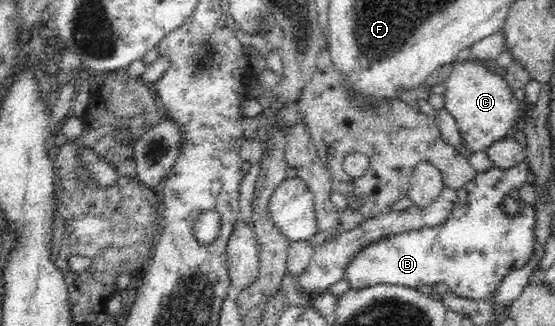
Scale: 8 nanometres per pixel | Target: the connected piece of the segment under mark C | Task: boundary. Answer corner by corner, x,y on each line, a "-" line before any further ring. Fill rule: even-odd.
453,61
453,70
444,80
444,108
455,118
461,142
470,152
485,152
493,142
507,136
509,128
522,122
524,104
515,99
514,91
501,75
493,73
484,61

